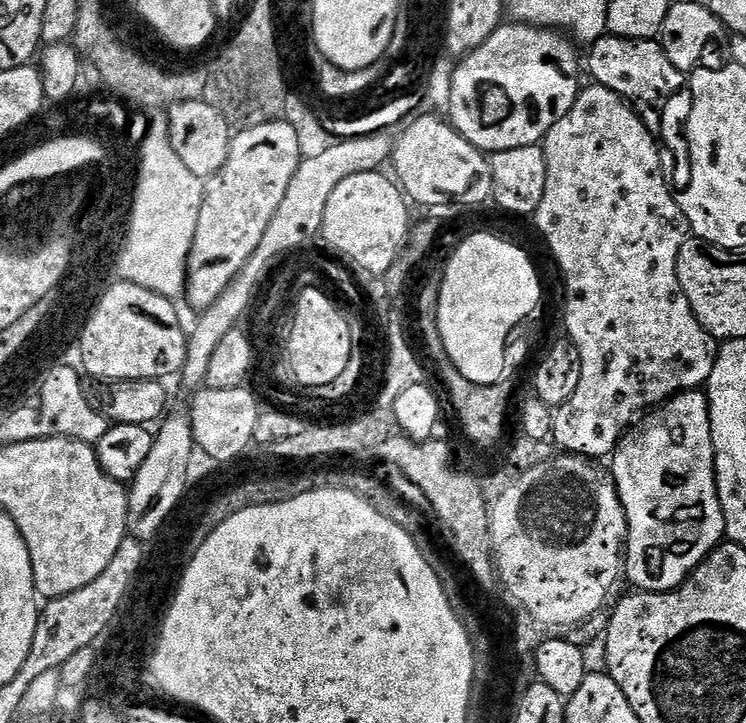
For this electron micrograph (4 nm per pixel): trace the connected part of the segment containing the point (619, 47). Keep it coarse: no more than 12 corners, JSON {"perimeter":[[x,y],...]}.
{"perimeter":[[605,34],[587,75],[641,114],[683,84],[659,39]]}

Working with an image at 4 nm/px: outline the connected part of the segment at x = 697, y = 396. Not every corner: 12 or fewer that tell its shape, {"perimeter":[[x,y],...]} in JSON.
{"perimeter":[[707,395],[610,457],[626,580],[671,592],[725,539]]}

